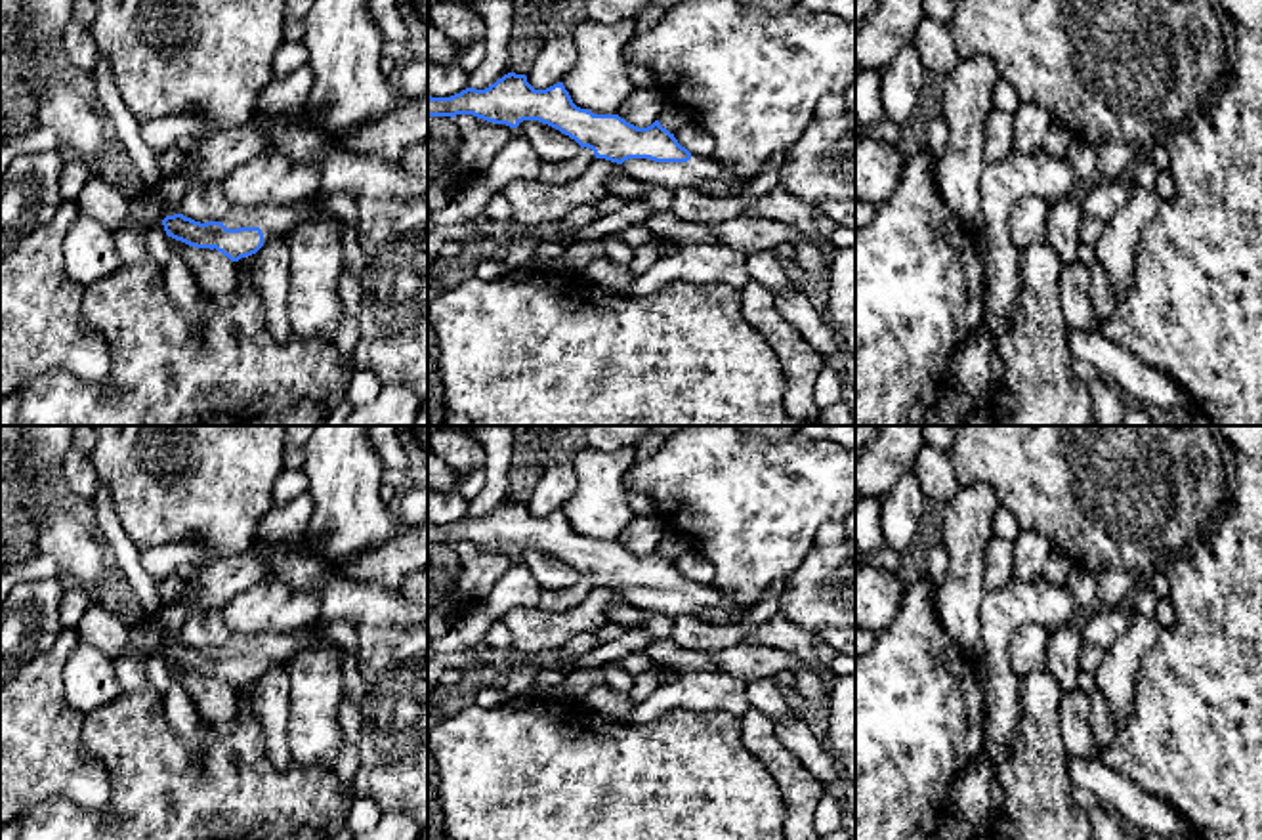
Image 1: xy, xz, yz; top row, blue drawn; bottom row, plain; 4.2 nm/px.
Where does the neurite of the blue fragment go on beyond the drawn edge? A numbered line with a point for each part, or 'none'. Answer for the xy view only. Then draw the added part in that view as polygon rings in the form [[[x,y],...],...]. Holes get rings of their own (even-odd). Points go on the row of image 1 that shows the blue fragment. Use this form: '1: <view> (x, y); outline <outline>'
1: xy (273, 220); outline [[[233,206],[220,221],[227,229],[239,227],[260,227],[263,233],[263,242],[273,237],[286,237],[296,225],[305,218],[305,206],[260,206],[260,208],[239,208]]]

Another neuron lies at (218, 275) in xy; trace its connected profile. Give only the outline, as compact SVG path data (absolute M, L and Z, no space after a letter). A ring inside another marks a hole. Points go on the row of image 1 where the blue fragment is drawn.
M172 237L170 241L174 254L189 265L212 302L229 307L237 298L237 263L218 250L195 248Z

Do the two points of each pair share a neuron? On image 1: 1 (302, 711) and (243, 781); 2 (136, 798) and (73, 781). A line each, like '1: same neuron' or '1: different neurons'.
1: different neurons
2: different neurons

